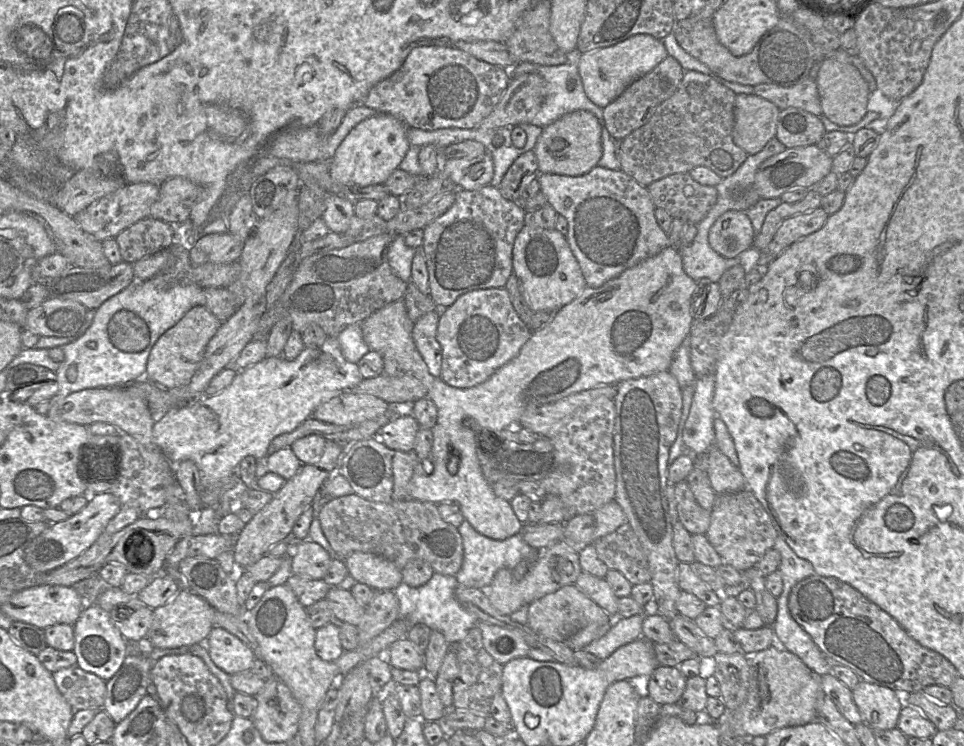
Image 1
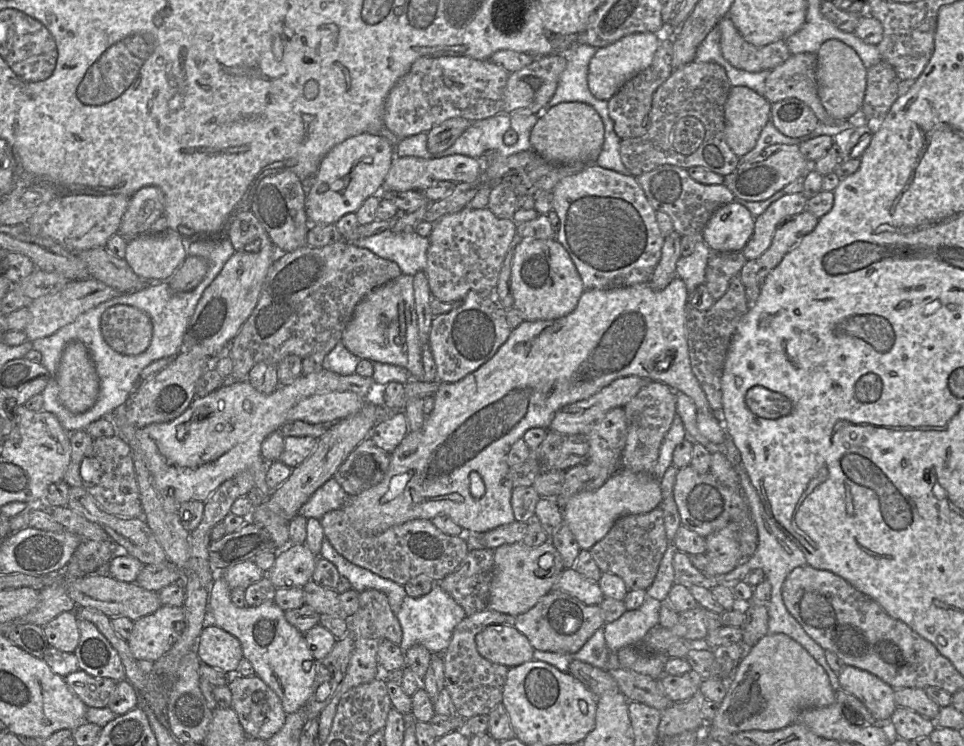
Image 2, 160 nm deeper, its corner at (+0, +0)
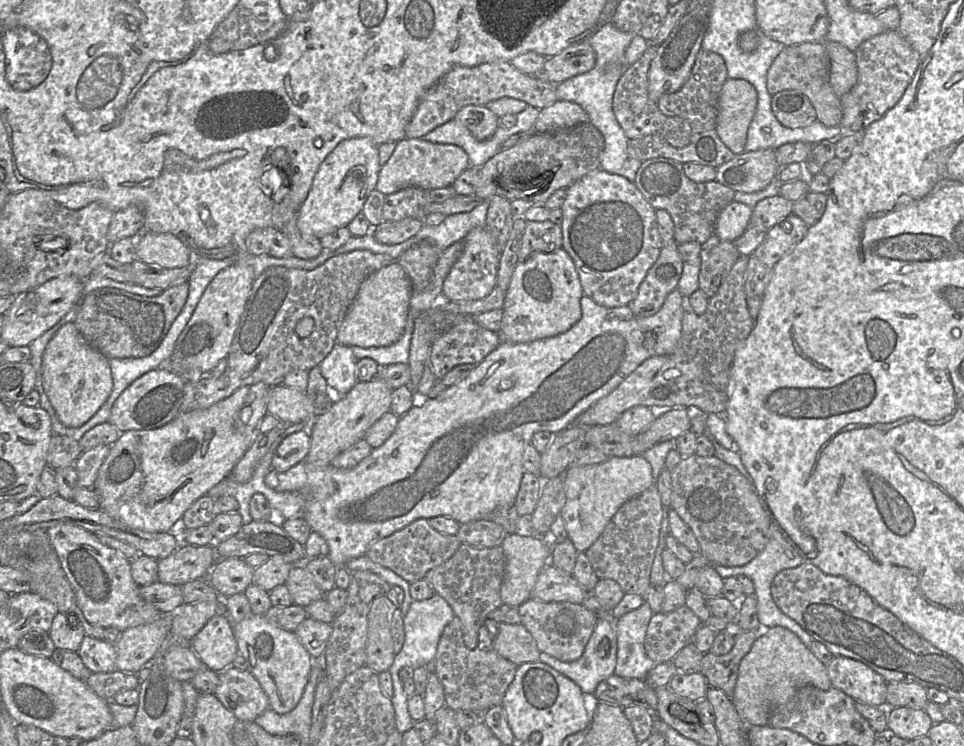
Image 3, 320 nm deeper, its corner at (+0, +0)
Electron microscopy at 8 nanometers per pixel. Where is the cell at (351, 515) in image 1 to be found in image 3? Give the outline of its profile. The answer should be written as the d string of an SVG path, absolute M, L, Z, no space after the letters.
M424 518L417 519L370 546L366 556L373 562L388 568L409 583L424 579L433 568L450 559L462 545L457 535L438 532Z

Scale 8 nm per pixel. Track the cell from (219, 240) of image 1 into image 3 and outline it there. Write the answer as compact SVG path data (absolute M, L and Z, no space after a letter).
M188 282L171 286L154 297L109 287L94 290L82 296L73 324L85 340L107 359L142 358L159 347L181 312L188 290Z

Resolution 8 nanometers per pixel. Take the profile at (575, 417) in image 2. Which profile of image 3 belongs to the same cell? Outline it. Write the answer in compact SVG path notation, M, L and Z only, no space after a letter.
M741 255L724 278L718 291L709 298L706 311L698 315L692 308L689 296L682 297L681 339L671 354L652 356L643 361L612 392L582 412L575 424L583 427L604 426L615 423L619 416L634 406L689 407L694 406L706 413L725 411L730 395L731 368L735 352L751 333L755 320L750 316L744 289L745 271L749 256Z

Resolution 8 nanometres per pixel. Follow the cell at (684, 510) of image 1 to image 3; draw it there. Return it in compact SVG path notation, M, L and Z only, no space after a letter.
M693 454L681 461L671 471L671 508L691 529L700 545L700 554L711 565L725 567L743 566L754 559L766 546L769 539L771 521L763 509L758 494L752 484L737 468L717 458L701 457Z

